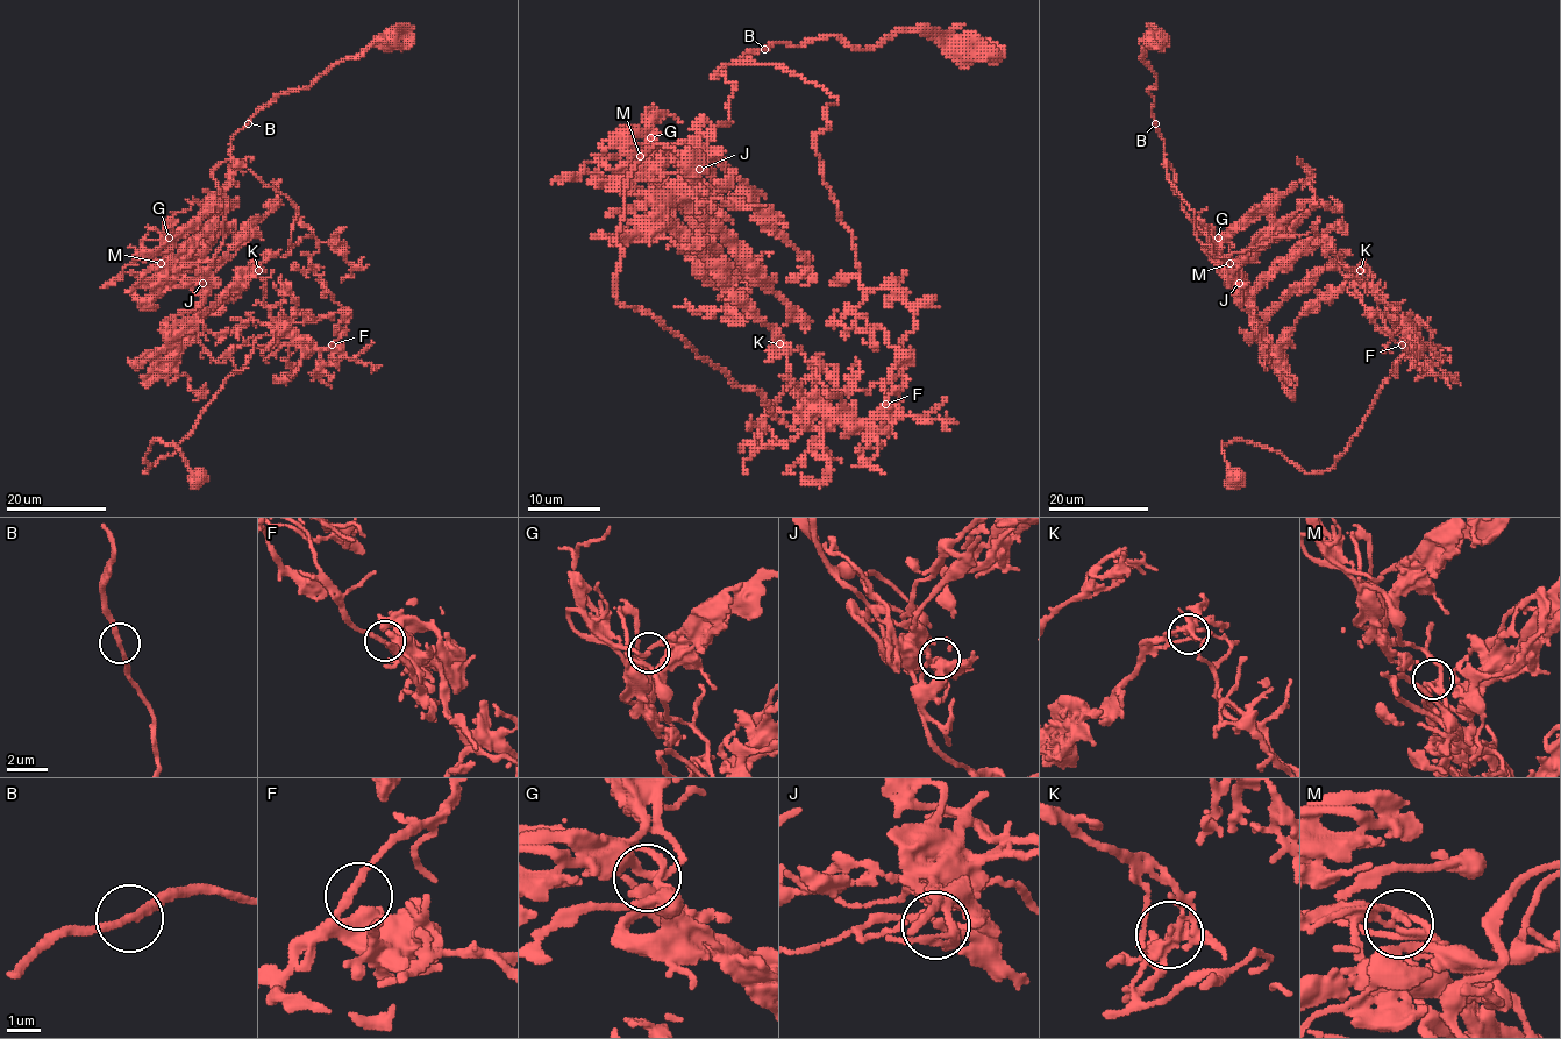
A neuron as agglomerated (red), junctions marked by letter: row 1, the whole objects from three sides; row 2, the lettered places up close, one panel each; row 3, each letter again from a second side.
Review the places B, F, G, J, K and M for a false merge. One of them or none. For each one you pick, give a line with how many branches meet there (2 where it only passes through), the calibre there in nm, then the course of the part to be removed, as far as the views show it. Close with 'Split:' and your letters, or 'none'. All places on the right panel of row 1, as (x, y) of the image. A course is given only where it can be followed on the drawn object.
K: Branches: 3. Thickness 150 nm. Course of the part to remove: (1361, 270), (1395, 324), (1419, 336), (1331, 469), (1305, 472), (1273, 450), (1224, 443), (1244, 483)
Split: K

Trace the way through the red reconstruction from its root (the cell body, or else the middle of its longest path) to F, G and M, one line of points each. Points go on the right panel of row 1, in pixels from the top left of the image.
F: (1159, 38), (1143, 59), (1174, 190), (1255, 332), (1274, 348), (1365, 269), (1415, 348), (1402, 344)
G: (1159, 38), (1143, 59), (1156, 77), (1147, 91), (1174, 190), (1206, 235), (1209, 257), (1237, 277), (1218, 237)
M: (1159, 38), (1143, 59), (1156, 77), (1147, 91), (1174, 190), (1206, 235), (1209, 257), (1237, 277), (1230, 263)

